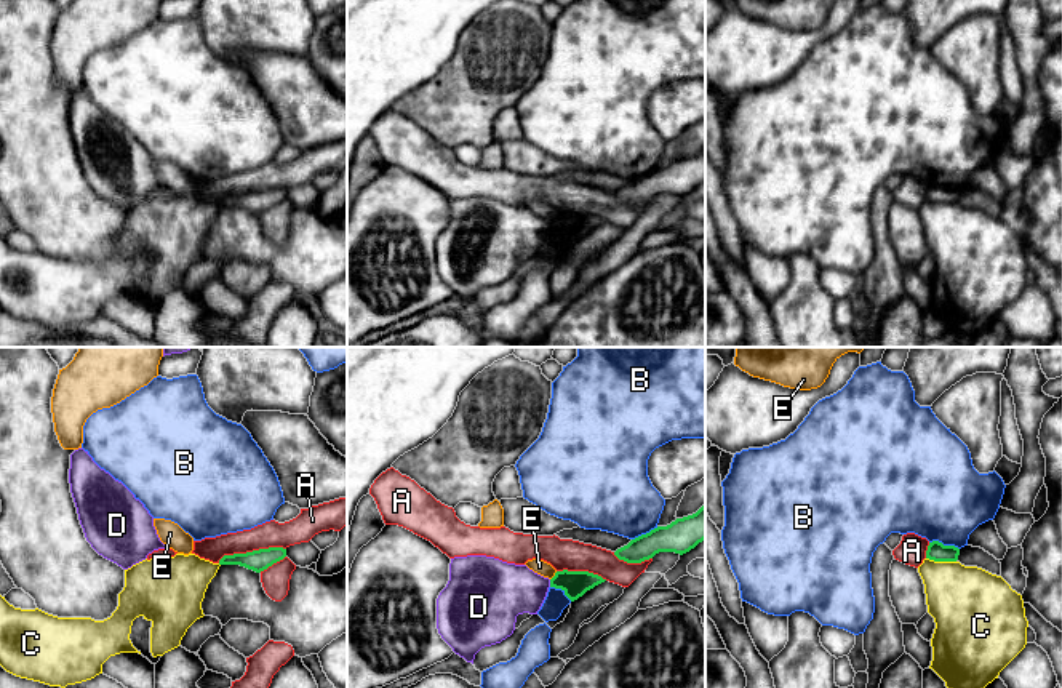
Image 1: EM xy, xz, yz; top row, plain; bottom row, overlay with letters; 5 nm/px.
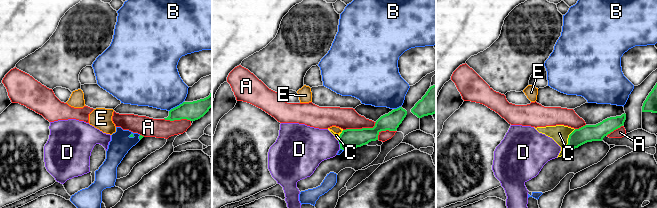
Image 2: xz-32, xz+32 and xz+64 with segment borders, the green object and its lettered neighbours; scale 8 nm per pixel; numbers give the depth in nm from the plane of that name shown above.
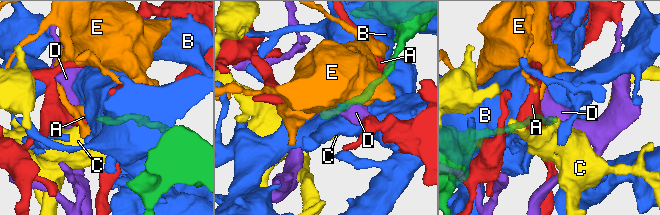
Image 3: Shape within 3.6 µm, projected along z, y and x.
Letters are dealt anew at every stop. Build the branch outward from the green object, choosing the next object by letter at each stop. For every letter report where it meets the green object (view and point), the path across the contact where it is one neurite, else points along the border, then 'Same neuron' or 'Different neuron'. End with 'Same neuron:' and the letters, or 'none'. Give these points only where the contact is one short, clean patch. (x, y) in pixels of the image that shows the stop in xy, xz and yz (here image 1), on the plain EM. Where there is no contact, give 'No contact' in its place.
A: Touches green at xy (253, 192). Different neuron
B: Touches green at yz (942, 186). Different neuron
C: Touches green at yz (941, 202). Boundary: yz (926, 199), (955, 204). Different neuron
D: Touches green at xz (550, 224). Different neuron
E: Touches green at xz (554, 218). Boundary: xz (557, 213), (550, 221). Different neuron
Same neuron: none

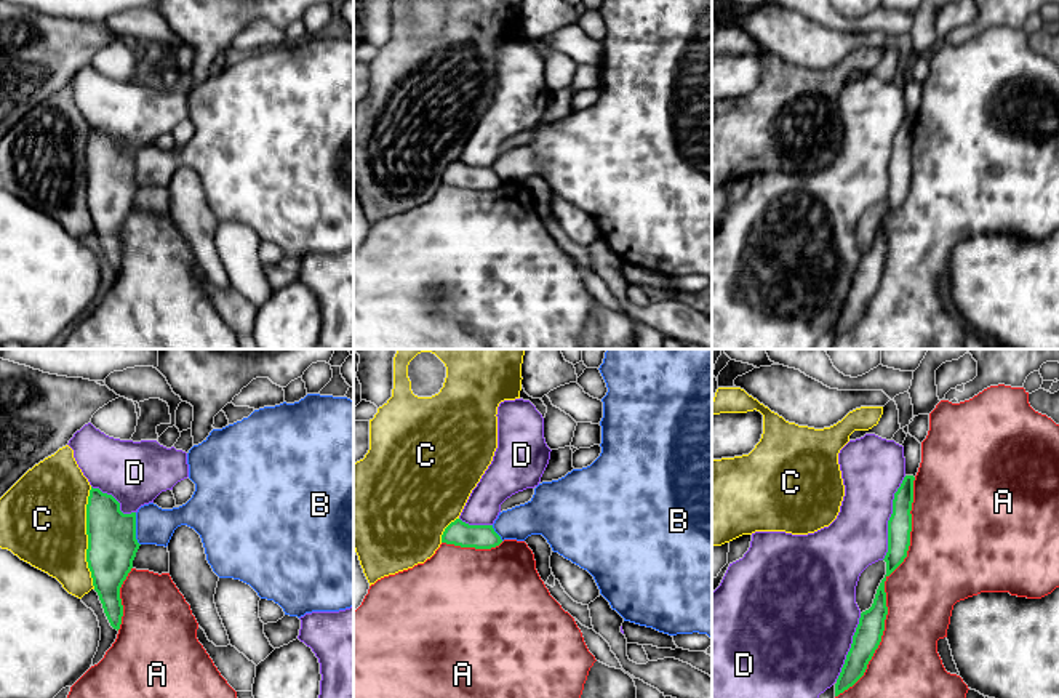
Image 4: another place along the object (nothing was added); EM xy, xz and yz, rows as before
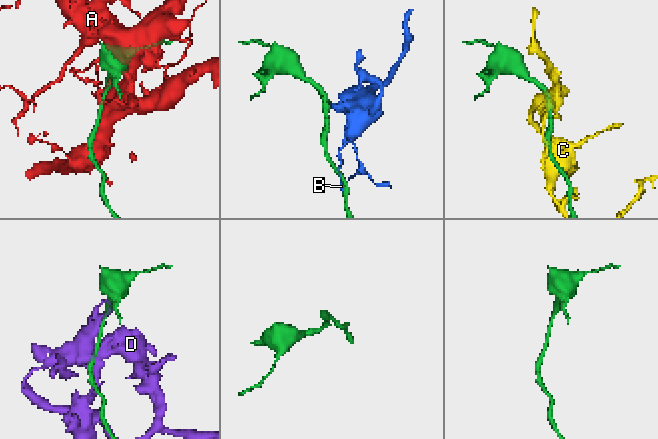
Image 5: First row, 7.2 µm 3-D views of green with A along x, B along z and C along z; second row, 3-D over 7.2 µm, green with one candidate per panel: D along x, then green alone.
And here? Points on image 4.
A: Touches green at yz (883, 231). Different neuron
B: Touches green at xy (135, 170). Boundary: xy (135, 154), (135, 180), (139, 186). Different neuron
C: Touches green at xy (88, 180). Different neuron
D: Touches green at yz (890, 159). Different neuron
Same neuron: none

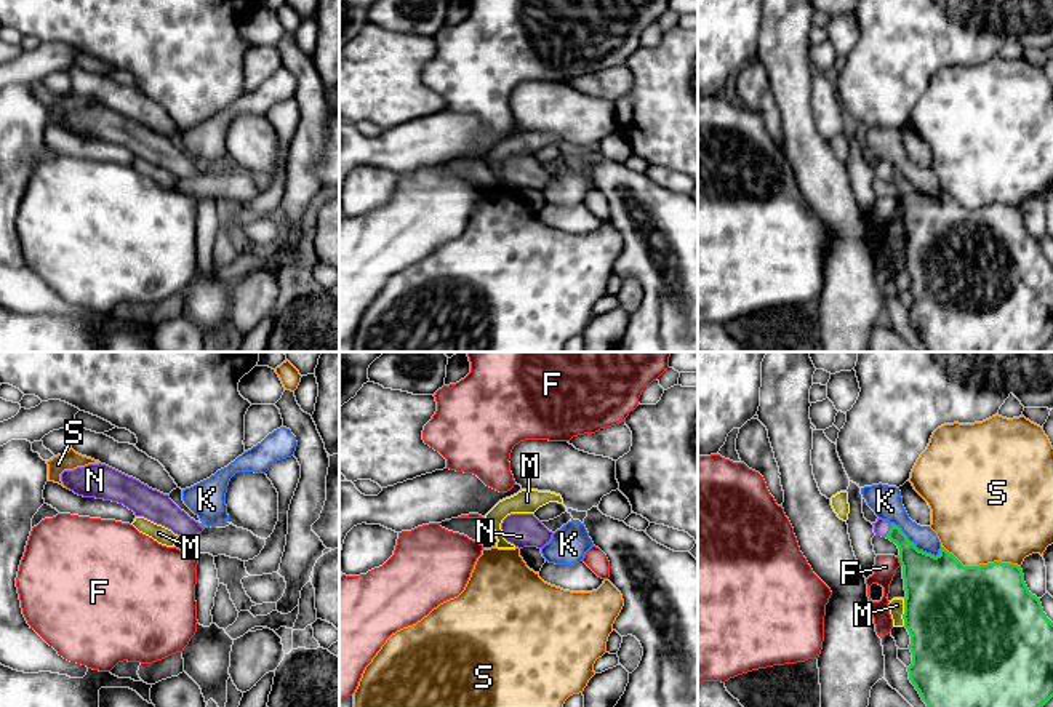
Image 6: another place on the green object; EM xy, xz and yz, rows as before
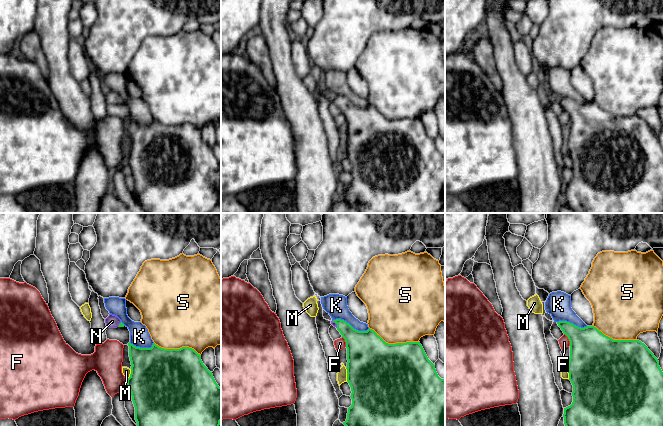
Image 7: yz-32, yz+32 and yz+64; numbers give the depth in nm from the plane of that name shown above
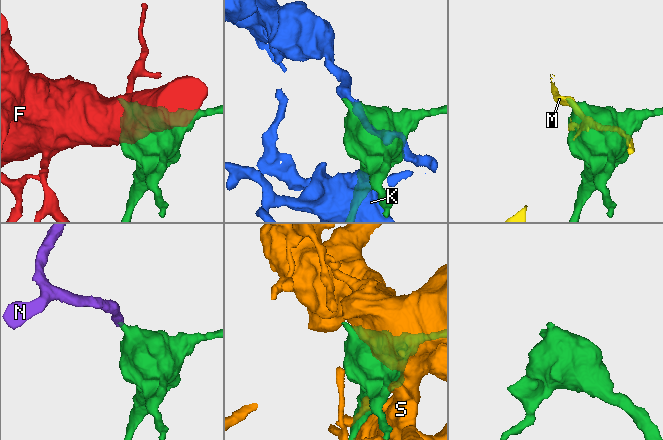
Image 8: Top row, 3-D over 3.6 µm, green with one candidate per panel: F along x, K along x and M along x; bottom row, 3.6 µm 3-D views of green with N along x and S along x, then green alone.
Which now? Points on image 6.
F: Touches green at yz (900, 203). Different neuron
K: Touches green at yz (914, 187). Different neuron
M: Touches green at yz (904, 253). Boundary: yz (904, 240), (903, 266). Different neuron
N: Touches green at yz (890, 171). Path across: yz (919, 210), (890, 171), (880, 168). Same neuron
S: Touches green at yz (981, 207). Different neuron
Same neuron: N

